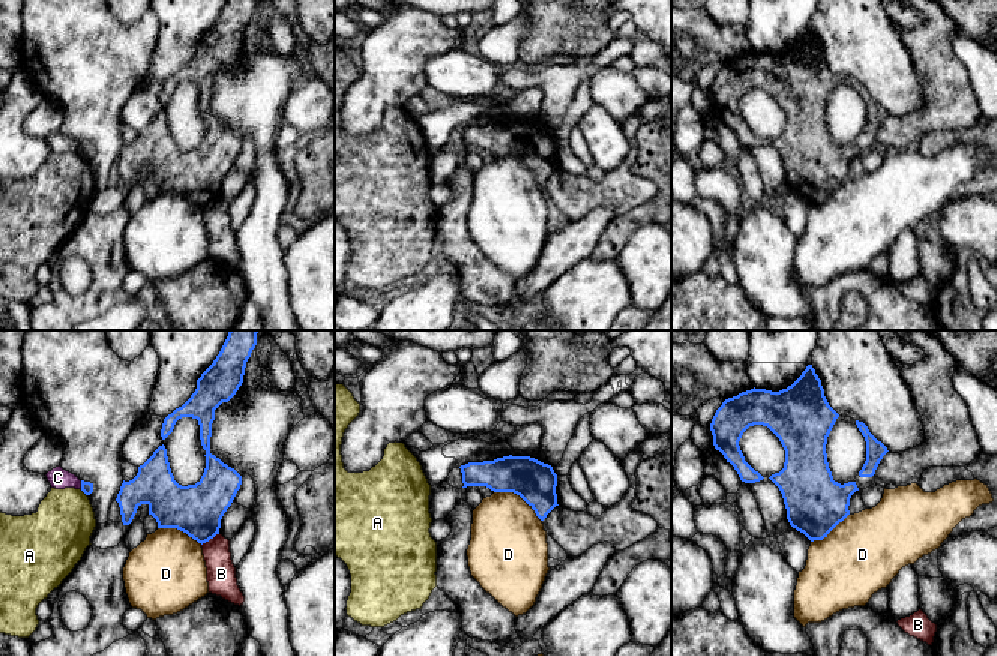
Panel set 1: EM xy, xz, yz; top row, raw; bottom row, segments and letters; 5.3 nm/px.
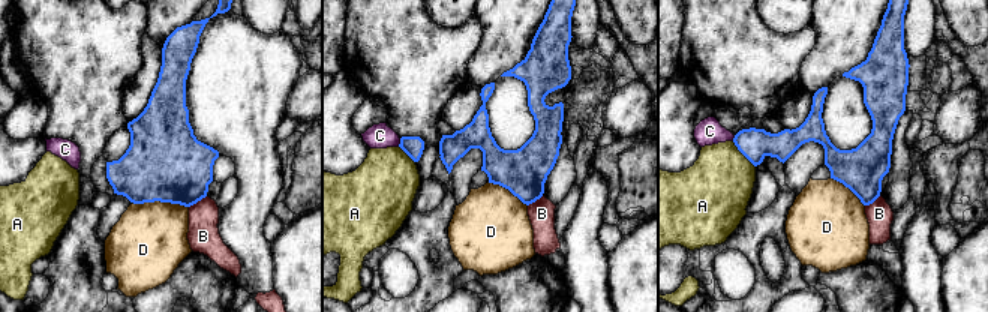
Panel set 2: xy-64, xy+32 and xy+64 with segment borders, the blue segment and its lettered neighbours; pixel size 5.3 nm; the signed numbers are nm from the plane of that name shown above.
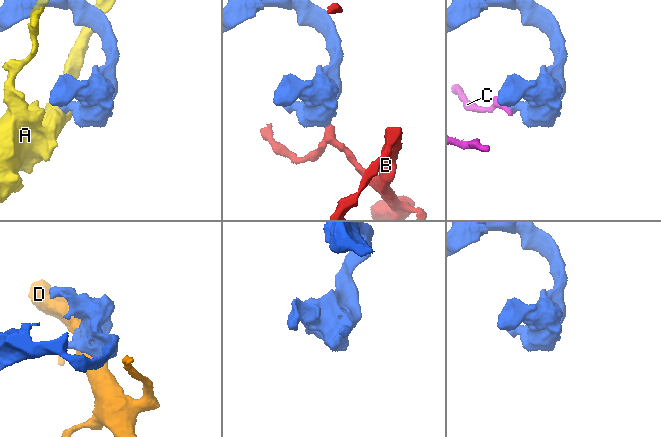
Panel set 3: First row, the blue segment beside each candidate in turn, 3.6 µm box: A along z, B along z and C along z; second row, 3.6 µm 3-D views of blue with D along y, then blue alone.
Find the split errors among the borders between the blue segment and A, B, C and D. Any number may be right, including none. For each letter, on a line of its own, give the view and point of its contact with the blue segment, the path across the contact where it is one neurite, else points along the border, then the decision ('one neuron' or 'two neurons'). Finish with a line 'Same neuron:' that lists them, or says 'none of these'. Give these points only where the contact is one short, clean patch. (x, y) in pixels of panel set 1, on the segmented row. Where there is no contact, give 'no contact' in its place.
A: meets blue in xy at (83, 491); border along xy (80, 490), (86, 496); two neurons
B: meets blue in xy at (209, 539); border along xy (218, 533), (201, 545); two neurons
C: meets blue in xy at (81, 485); border along xy (80, 481), (81, 488); two neurons
D: meets blue in xz at (520, 496); border along xz (494, 491), (515, 493), (541, 521); two neurons
Same neuron: none of these

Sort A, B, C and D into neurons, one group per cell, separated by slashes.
A / B / C / D

